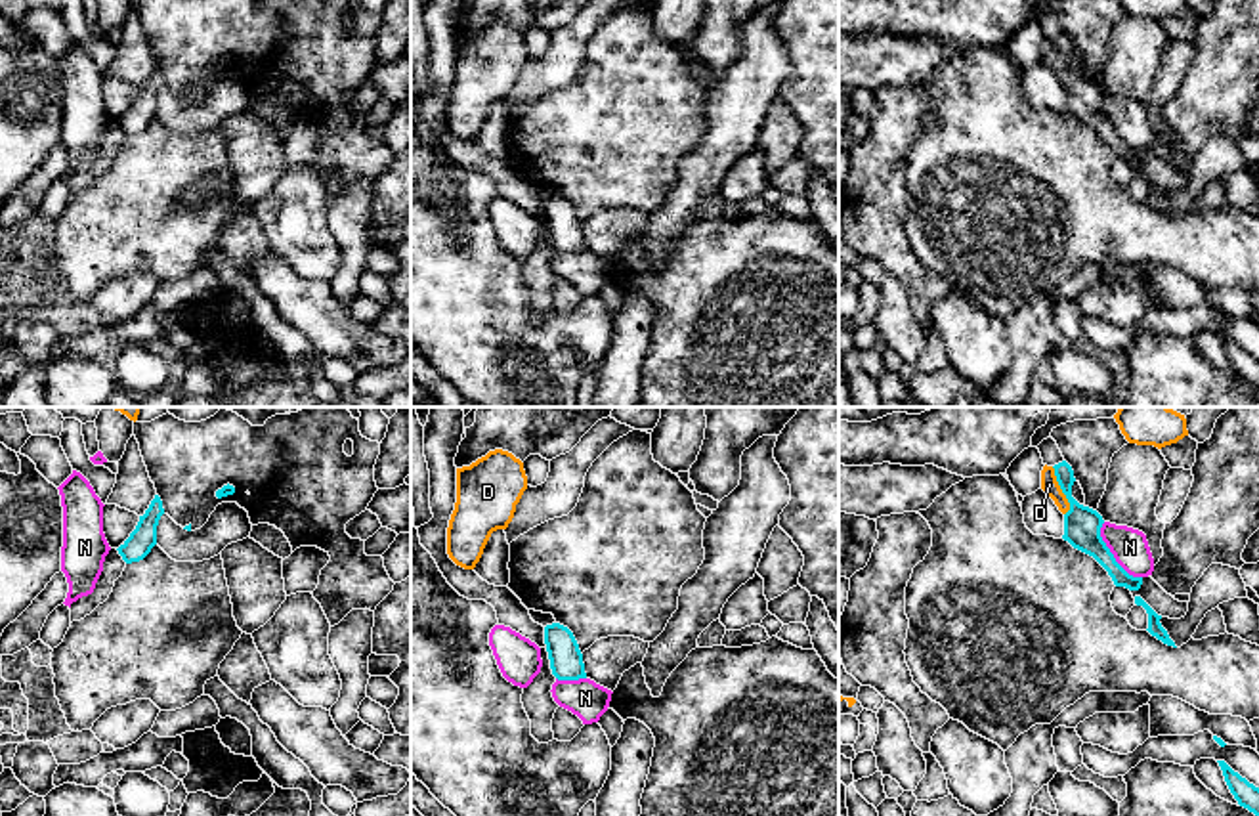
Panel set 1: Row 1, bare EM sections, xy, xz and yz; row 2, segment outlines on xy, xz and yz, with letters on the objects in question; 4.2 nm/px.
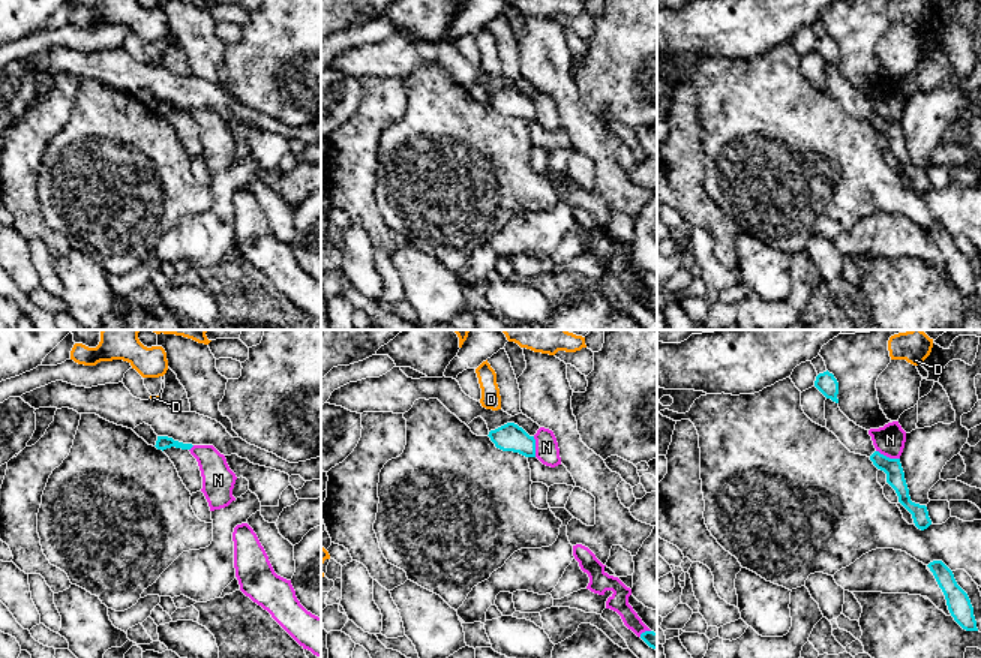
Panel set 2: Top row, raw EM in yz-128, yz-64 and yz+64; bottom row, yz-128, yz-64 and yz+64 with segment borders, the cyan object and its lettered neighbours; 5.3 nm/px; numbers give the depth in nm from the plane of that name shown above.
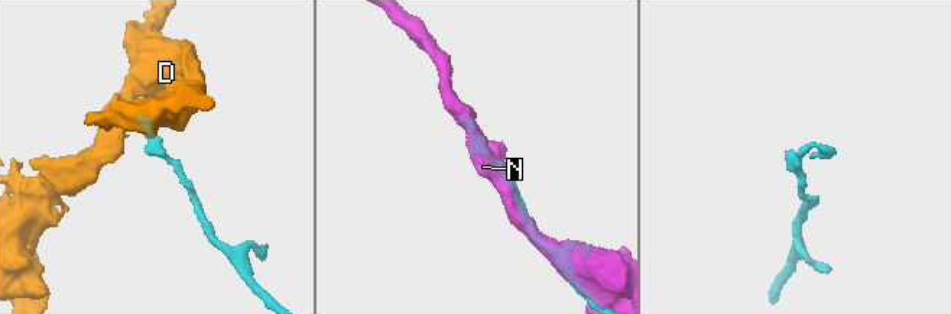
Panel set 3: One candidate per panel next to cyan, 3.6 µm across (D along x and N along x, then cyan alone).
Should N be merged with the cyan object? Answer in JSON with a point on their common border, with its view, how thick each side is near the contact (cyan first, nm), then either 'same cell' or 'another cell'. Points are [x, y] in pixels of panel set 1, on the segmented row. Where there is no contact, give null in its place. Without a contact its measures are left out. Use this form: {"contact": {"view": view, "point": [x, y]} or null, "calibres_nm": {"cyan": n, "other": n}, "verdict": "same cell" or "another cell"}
{"contact": {"view": "yz", "point": [1112, 555]}, "calibres_nm": {"cyan": 160, "other": 160}, "verdict": "another cell"}

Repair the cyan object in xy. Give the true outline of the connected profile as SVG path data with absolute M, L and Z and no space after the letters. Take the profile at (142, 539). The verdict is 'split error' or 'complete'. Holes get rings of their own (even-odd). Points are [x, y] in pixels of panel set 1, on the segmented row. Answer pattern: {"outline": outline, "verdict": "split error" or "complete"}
{"outline": "M155 495L145 514L139 516L136 529L117 548L126 564L143 560L157 545L157 526L162 514L164 514L162 501L159 495Z", "verdict": "complete"}

